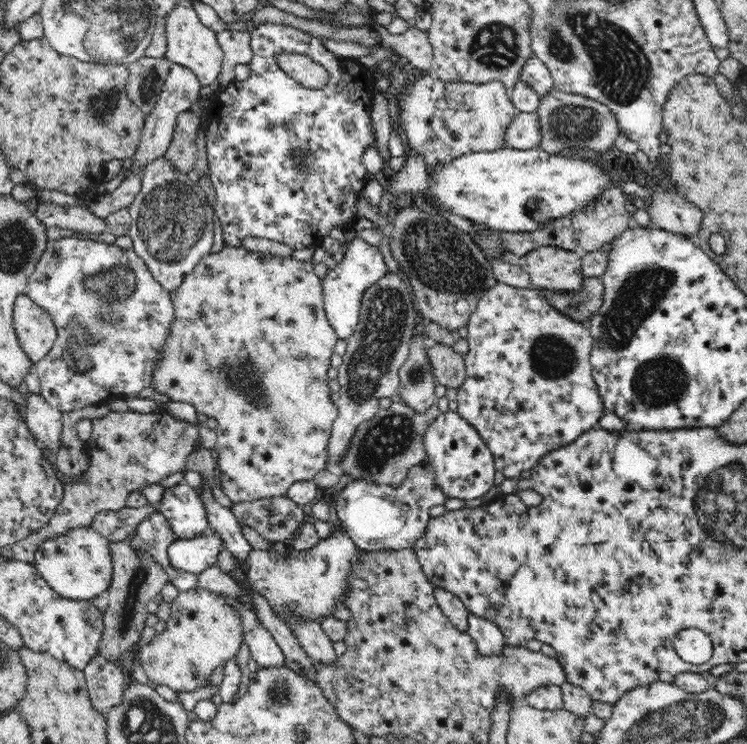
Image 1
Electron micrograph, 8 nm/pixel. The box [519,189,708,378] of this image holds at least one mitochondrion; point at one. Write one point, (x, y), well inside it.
(641, 295)

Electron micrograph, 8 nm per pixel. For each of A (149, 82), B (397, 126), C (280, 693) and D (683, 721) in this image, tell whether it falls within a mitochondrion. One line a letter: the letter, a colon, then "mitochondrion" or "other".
A: mitochondrion
B: other
C: mitochondrion
D: mitochondrion

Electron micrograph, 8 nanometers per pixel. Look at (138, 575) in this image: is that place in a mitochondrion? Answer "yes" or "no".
yes

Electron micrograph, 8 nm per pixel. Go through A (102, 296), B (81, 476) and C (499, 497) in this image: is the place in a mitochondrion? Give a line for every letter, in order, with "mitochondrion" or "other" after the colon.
A: mitochondrion
B: other
C: other

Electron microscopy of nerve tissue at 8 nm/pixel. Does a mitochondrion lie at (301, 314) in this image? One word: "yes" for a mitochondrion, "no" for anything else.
no

